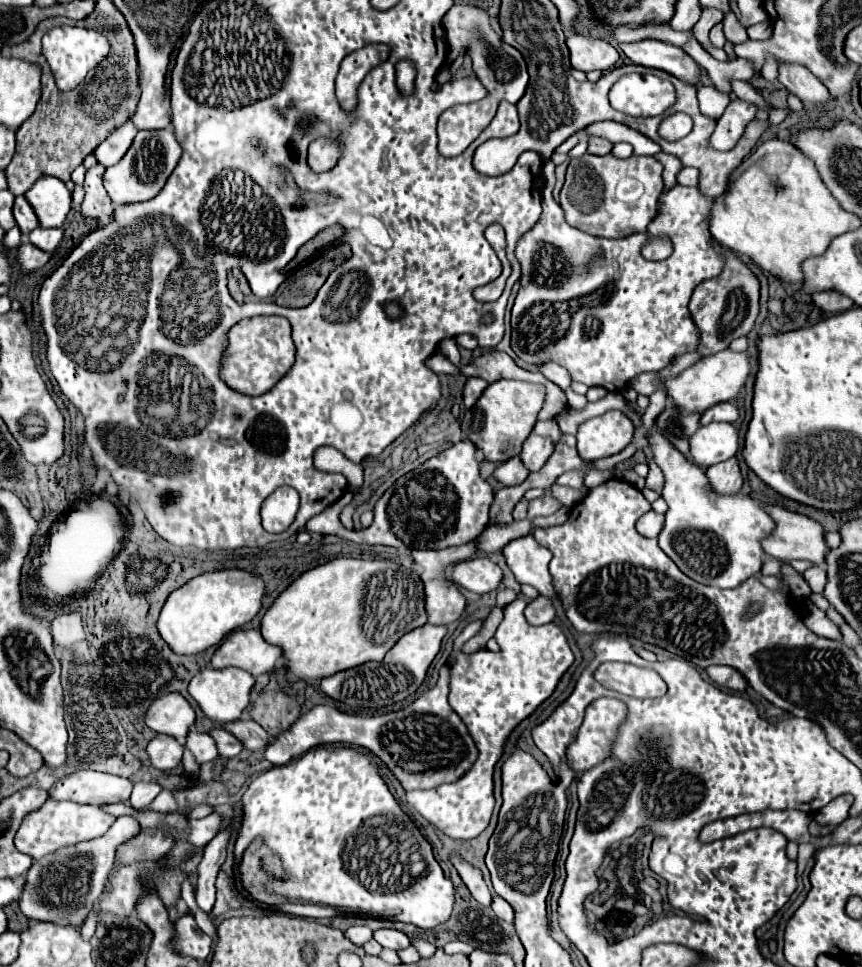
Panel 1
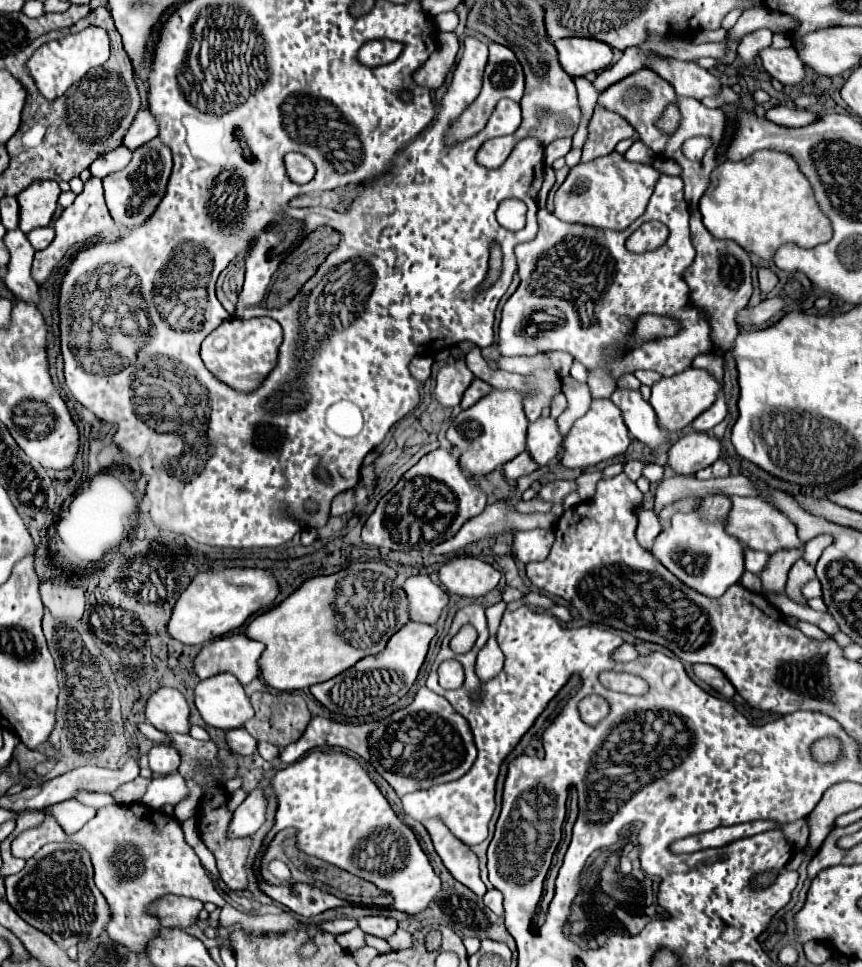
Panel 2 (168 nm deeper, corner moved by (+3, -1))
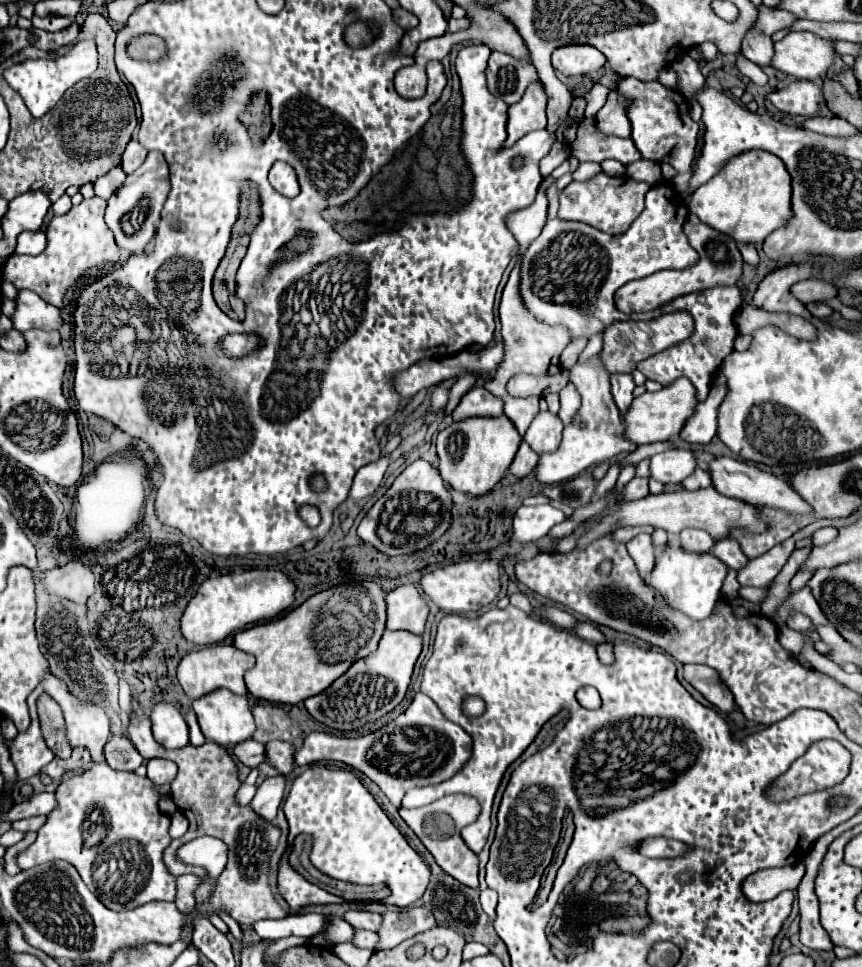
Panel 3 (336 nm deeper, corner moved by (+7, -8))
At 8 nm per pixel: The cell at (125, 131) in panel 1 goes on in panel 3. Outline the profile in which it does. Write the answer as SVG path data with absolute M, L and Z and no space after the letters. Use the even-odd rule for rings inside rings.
M116 165L114 169L110 169L110 173L98 177L98 181L94 181L94 193L102 199L108 199L122 183L124 183L126 173L122 171L120 165Z

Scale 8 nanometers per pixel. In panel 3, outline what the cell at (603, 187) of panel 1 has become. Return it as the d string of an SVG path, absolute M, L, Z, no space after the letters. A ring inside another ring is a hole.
M604 171L586 181L572 181L566 189L560 191L560 207L558 219L564 221L580 221L592 225L604 233L620 235L626 233L634 219L644 211L644 195L650 189L650 183L636 181L632 177L608 177Z

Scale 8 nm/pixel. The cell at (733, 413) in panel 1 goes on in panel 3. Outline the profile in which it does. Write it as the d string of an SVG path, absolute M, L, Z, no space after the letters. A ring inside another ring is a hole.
M712 385L706 401L696 407L696 413L686 421L684 429L680 431L680 437L684 441L698 445L706 445L712 441L718 431L718 407L726 393L726 385Z

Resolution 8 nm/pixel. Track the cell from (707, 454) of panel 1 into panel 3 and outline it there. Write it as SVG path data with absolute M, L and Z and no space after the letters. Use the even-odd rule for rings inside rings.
M668 449L650 459L650 477L666 485L678 485L696 469L696 455L690 449Z

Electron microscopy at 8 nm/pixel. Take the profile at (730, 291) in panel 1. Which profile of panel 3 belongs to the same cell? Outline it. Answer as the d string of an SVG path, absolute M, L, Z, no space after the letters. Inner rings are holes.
M688 215L686 223L684 223L684 233L690 241L690 245L698 251L700 259L680 271L660 271L654 273L652 277L644 277L638 281L630 281L624 287L618 289L616 293L616 307L622 313L642 313L642 311L650 311L660 307L660 303L668 303L674 297L680 295L688 295L688 293L700 293L706 289L714 289L714 287L734 287L740 277L742 277L742 255L738 251L738 245L724 233L710 229L708 225L704 225L696 215Z

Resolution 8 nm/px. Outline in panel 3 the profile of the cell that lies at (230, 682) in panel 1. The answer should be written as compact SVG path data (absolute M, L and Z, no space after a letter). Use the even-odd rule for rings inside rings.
M216 689L216 691L192 701L192 711L198 717L198 723L200 723L200 729L202 729L204 737L208 741L214 741L214 743L226 747L226 749L234 747L240 741L250 739L252 733L256 731L254 717L252 717L252 711L248 707L248 699L240 697L240 695L234 695L228 689Z

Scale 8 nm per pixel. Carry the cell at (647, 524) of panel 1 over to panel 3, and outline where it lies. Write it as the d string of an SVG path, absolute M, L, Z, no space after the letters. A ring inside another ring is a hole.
M648 533L636 535L634 539L630 539L630 541L626 543L626 549L628 549L630 557L634 559L638 571L642 573L642 579L648 581L650 571L652 571L652 567L654 567L654 559L656 559L656 555L654 555L654 545L652 545L652 535L648 535Z

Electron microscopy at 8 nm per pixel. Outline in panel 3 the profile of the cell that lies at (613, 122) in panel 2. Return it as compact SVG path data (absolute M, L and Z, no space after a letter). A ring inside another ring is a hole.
M612 91L606 99L606 105L596 115L596 129L602 135L630 137L630 121L626 117L626 109L622 105L622 97L618 91Z

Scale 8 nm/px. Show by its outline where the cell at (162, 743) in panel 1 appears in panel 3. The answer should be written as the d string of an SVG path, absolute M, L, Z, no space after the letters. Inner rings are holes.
M150 759L148 761L148 779L154 785L164 785L164 783L172 783L172 779L176 777L176 765L168 759Z

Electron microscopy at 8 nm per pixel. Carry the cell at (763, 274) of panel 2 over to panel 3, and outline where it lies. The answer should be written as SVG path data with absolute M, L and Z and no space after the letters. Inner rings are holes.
M740 245L740 253L742 253L744 261L746 261L752 269L758 267L758 251L756 251L754 245Z

